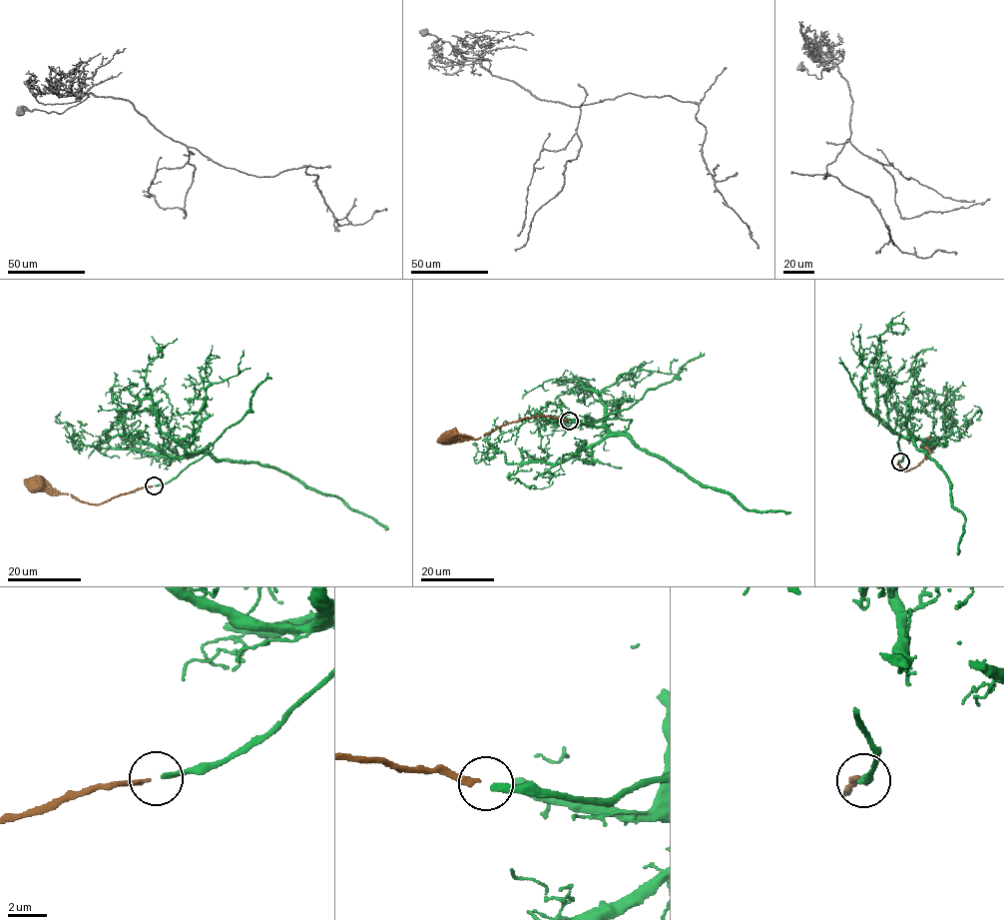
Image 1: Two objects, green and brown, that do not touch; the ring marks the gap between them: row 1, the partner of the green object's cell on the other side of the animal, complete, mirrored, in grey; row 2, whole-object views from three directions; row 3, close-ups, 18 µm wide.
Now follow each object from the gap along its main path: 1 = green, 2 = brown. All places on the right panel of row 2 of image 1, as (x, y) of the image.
1: (901, 461), (898, 440), (905, 429), (917, 448), (943, 472), (950, 483), (950, 500), (963, 515), (957, 554)
2: (900, 461), (898, 462), (904, 470), (915, 466), (927, 459), (929, 442)

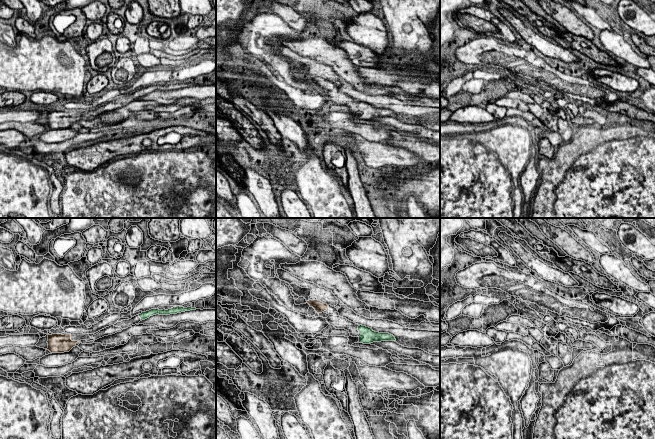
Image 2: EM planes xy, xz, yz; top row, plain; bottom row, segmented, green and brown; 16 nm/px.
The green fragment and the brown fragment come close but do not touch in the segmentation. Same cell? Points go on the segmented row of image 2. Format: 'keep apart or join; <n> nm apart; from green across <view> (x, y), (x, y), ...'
join; 600 nm apart; from green across xz (358, 326), (326, 309)

